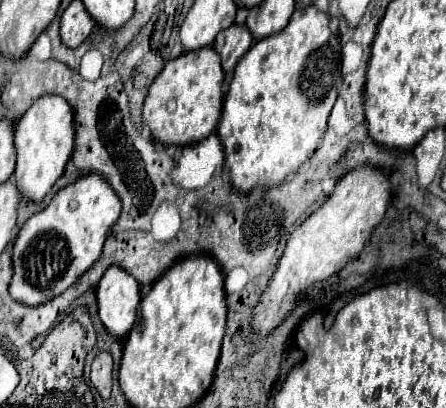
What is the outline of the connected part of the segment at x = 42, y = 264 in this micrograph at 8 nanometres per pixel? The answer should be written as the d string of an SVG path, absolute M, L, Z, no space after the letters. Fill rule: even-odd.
M90 173L62 187L46 209L24 223L14 241L10 295L24 305L42 305L64 293L98 261L106 235L118 217L120 199L100 175ZM64 247L68 249L68 263L64 263Z

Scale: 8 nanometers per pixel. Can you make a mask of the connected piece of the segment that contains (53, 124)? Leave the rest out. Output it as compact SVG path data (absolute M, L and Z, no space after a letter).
M46 95L38 99L14 125L14 147L18 153L14 183L22 197L40 203L54 187L56 179L64 173L64 167L72 155L74 117L68 101L58 95Z

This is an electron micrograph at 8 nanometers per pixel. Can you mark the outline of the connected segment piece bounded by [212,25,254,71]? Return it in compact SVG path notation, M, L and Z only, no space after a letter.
M232 25L230 29L226 29L226 31L222 31L218 37L216 37L216 41L214 41L214 49L216 49L216 53L220 55L220 59L222 59L222 67L224 67L224 71L232 71L234 67L236 67L236 63L238 63L238 59L250 49L250 45L252 45L252 35L250 35L250 31L246 29L246 25Z

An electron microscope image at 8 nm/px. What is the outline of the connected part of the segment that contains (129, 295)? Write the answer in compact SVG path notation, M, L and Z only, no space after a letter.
M112 265L96 287L98 313L112 337L126 337L136 321L140 303L140 285L122 267Z

